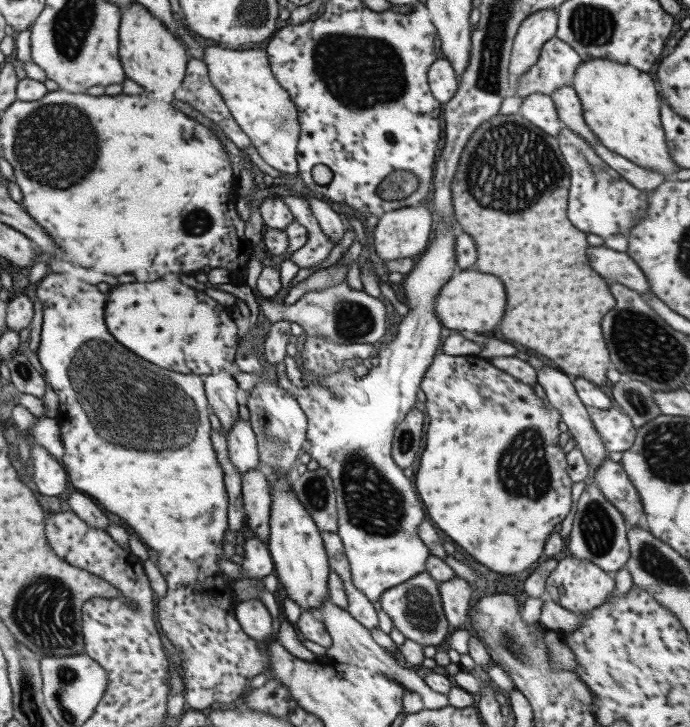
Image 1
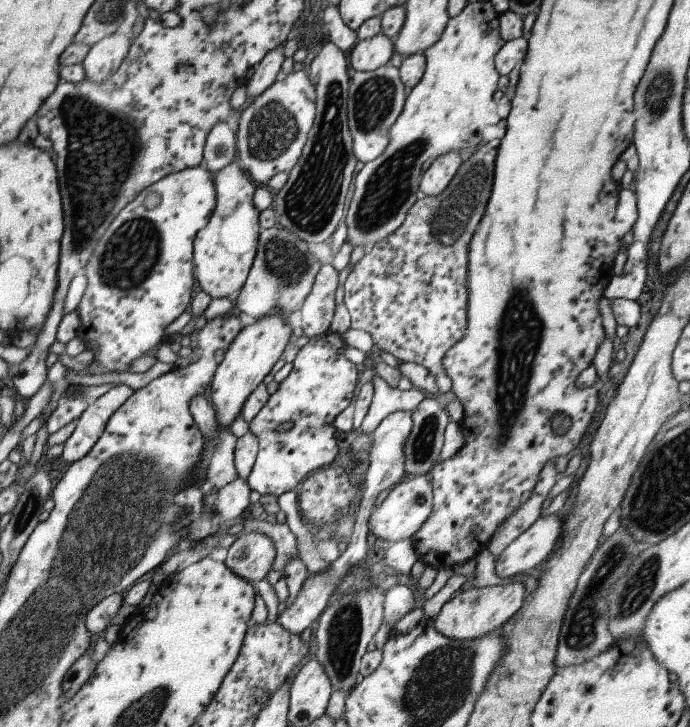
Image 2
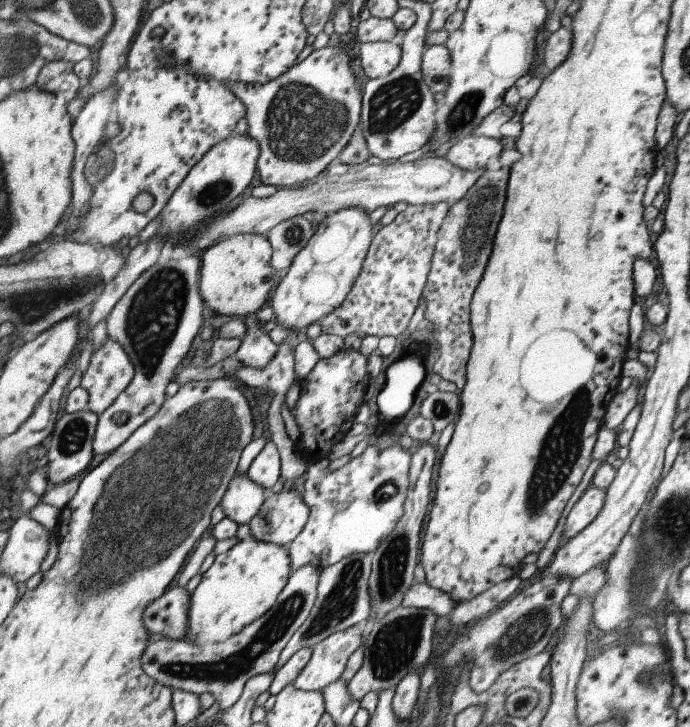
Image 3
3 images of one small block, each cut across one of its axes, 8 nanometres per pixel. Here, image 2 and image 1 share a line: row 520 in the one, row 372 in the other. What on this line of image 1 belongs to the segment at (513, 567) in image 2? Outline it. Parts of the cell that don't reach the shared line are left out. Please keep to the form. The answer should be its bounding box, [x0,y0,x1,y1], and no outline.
[535,365,608,472]

